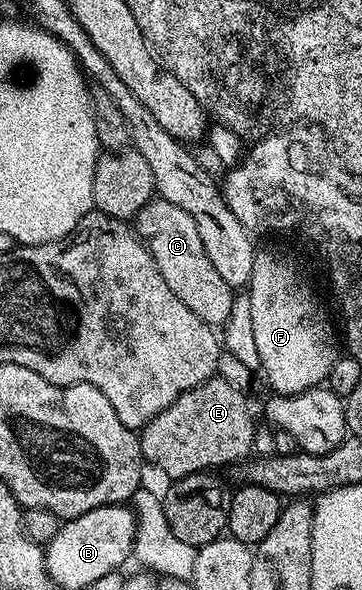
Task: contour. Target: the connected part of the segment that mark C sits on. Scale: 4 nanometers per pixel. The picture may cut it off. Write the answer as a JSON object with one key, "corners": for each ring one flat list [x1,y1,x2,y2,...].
{"corners":[[156,196,135,215,133,230,149,248,157,268,161,268,165,284,169,284,170,290,177,295,177,300,181,300,181,304,185,304,189,312,201,316,205,324,213,328,223,328,237,303,237,294,213,268,193,216,169,200]]}

